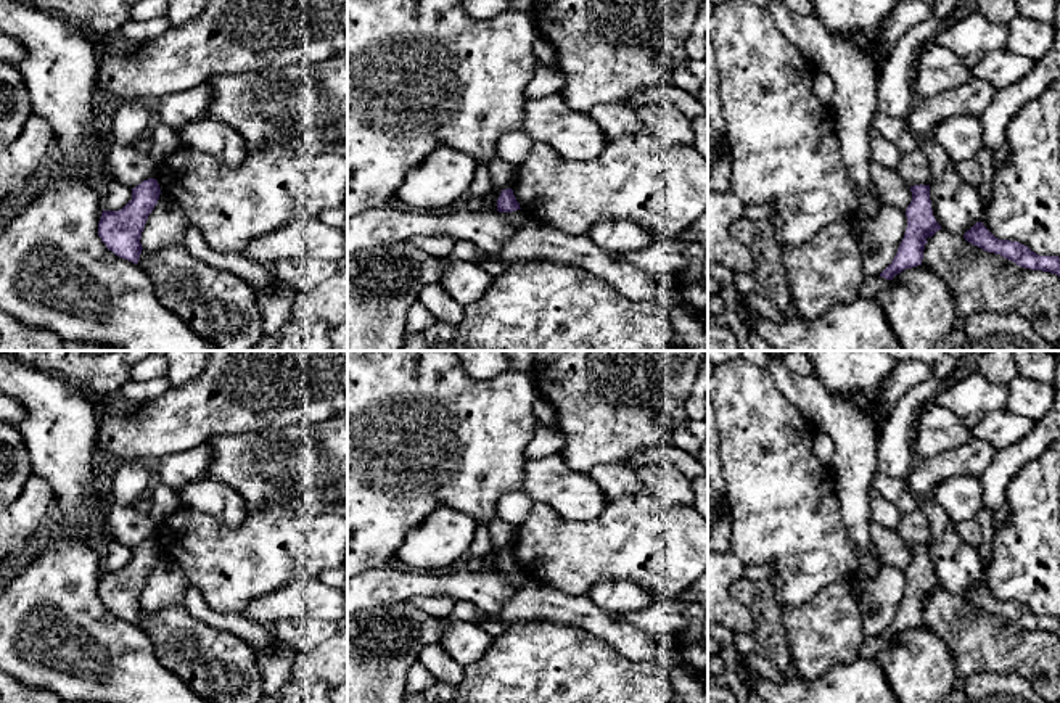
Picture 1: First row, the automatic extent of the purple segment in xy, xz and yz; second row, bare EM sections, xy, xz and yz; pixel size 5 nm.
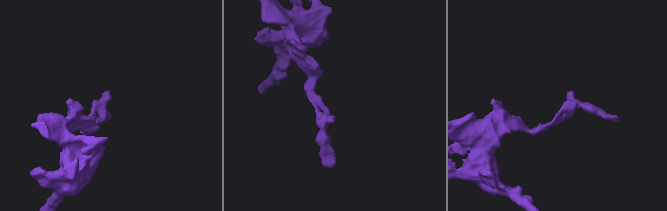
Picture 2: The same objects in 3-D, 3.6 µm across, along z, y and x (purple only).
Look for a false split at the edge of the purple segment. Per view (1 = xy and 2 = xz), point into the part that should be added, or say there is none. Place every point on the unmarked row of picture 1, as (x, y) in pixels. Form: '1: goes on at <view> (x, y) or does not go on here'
1: does not go on here
2: does not go on here

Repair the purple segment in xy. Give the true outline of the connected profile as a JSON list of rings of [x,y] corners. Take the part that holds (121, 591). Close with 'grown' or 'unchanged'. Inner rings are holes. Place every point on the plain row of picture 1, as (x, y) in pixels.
[[[156,539],[143,541],[132,549],[132,560],[119,571],[101,573],[98,597],[116,616],[138,624],[142,592],[148,576],[158,565],[161,549]]]; unchanged

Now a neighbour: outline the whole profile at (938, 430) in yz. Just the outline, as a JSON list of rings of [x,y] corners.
[[[928,401],[917,415],[914,425],[915,462],[954,450],[972,439],[970,430],[957,413]]]

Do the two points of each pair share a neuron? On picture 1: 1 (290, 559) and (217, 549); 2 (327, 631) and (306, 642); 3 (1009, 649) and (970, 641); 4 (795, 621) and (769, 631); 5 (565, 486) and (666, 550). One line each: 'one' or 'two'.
1: one
2: one
3: one
4: two
5: two

